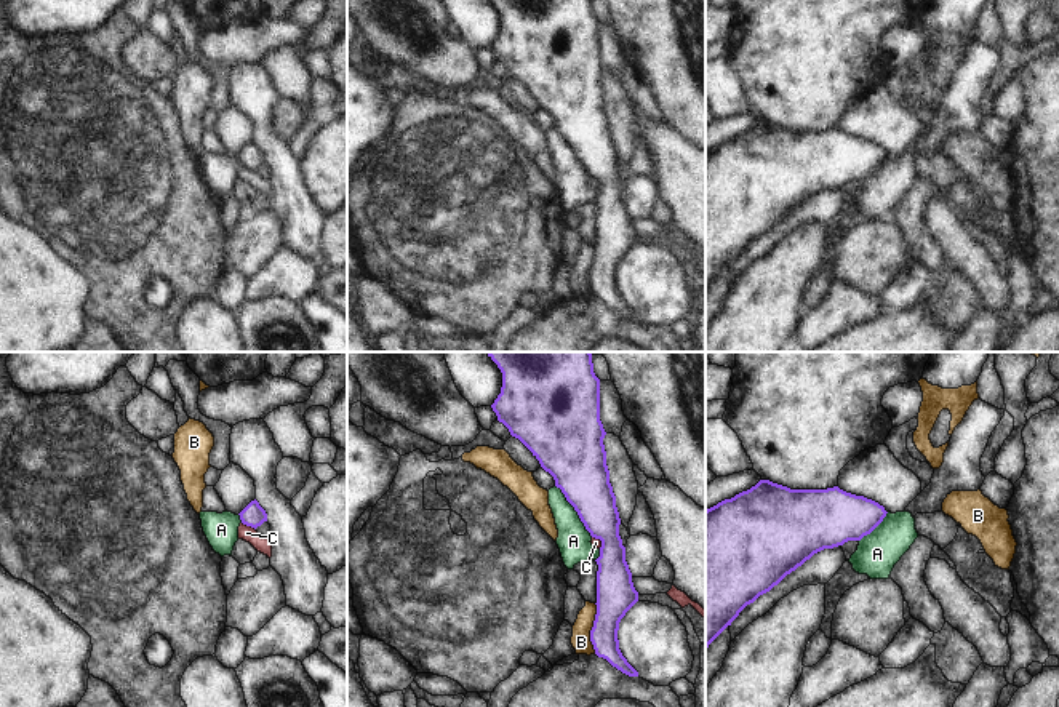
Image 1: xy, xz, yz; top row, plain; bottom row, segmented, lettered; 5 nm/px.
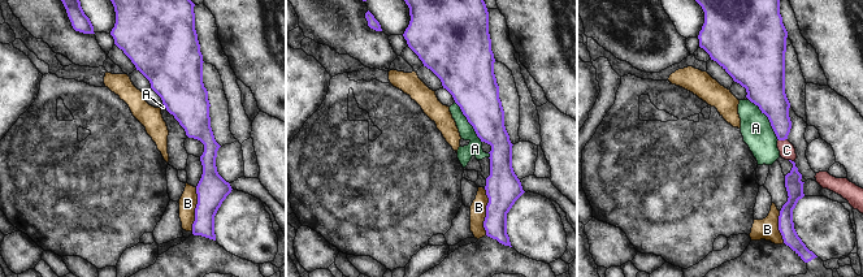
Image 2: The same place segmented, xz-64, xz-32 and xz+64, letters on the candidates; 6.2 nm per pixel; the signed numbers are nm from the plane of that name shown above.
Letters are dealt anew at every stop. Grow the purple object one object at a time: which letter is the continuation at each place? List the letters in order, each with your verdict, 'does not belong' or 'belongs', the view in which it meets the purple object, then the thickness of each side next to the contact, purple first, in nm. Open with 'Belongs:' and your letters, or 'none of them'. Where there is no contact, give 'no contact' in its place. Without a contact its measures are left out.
Belongs: none of them
A: does not belong | xz | 300/160 nm
B: does not belong | xz | 190/100 nm
C: does not belong | xy | 120/80 nm

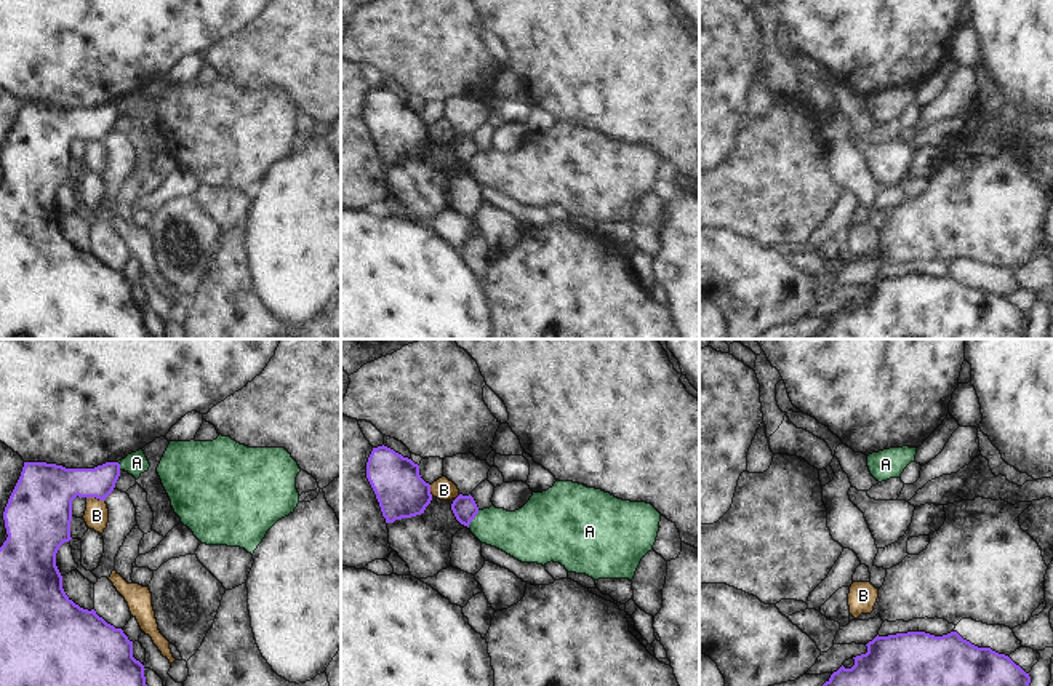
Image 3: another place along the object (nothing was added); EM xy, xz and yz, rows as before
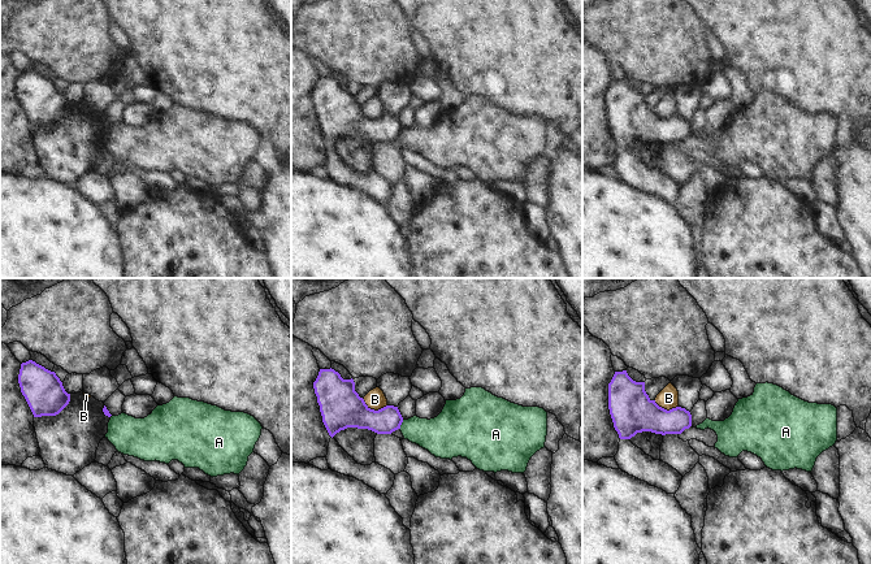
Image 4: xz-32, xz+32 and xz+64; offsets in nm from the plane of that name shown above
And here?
Belongs: none of them
A: does not belong | xz | 120/240 nm
B: does not belong | xy | 260/130 nm

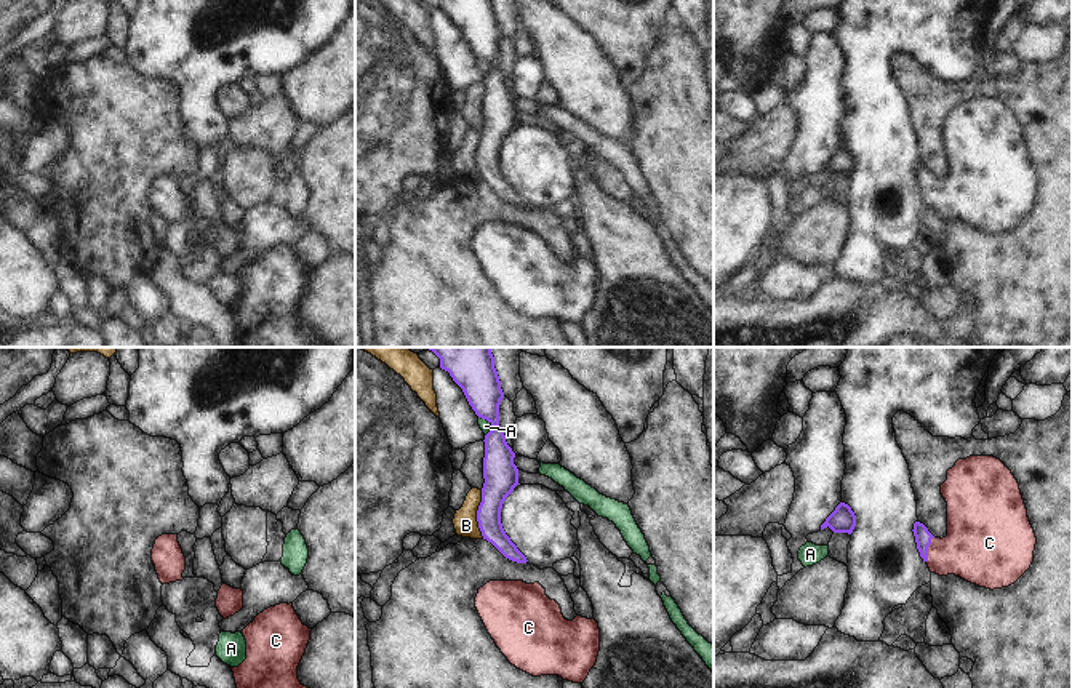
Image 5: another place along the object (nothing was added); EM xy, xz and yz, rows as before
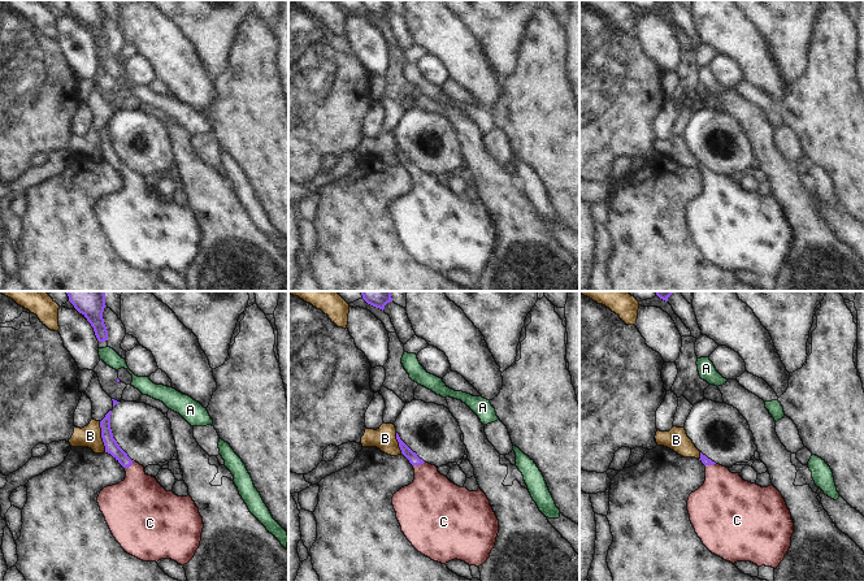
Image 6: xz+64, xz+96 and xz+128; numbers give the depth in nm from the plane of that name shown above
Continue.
Belongs: C
A: does not belong | xz | 200/60 nm
B: does not belong | xz | 180/120 nm
C: belongs | yz | 80/320 nm

